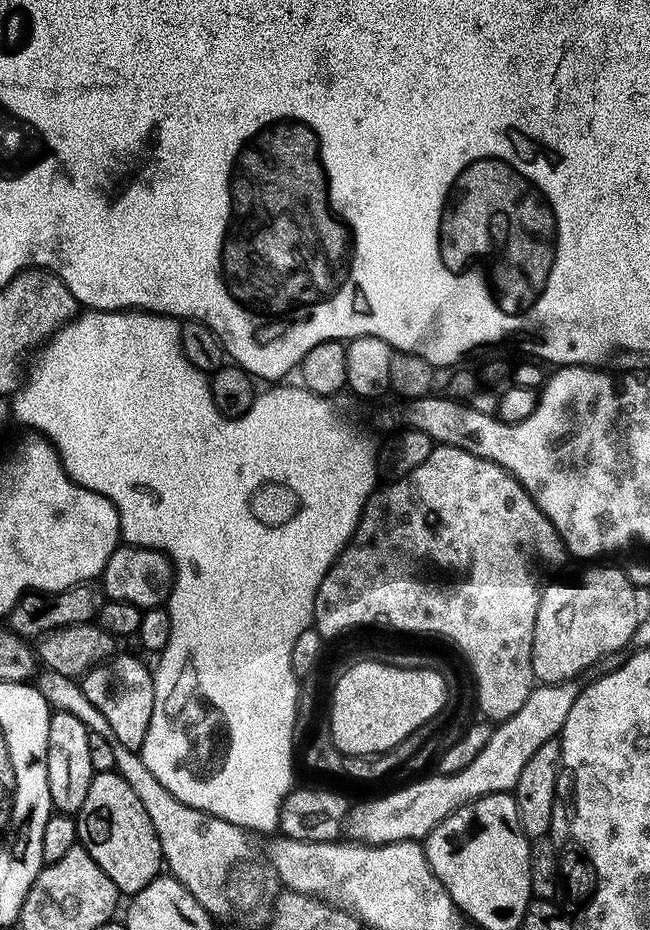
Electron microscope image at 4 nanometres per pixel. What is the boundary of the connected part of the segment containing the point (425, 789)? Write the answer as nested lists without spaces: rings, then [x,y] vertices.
[[[567,680],[561,684],[540,684],[533,687],[531,694],[522,702],[522,710],[514,714],[509,720],[501,720],[493,727],[490,742],[486,742],[486,750],[466,766],[466,770],[458,770],[452,776],[442,776],[433,774],[425,780],[416,780],[413,784],[408,784],[405,788],[400,788],[397,792],[388,792],[385,796],[380,796],[377,800],[364,800],[361,804],[353,803],[348,809],[346,821],[347,835],[352,836],[353,841],[361,844],[393,844],[403,840],[423,841],[434,830],[434,826],[441,824],[454,810],[458,810],[462,805],[468,804],[471,800],[477,800],[483,796],[489,796],[495,792],[511,793],[518,782],[518,774],[522,774],[522,766],[526,766],[527,760],[532,757],[542,746],[542,742],[555,740],[559,737],[564,728],[566,717],[570,715],[570,706],[580,696],[581,685],[576,680]]]

